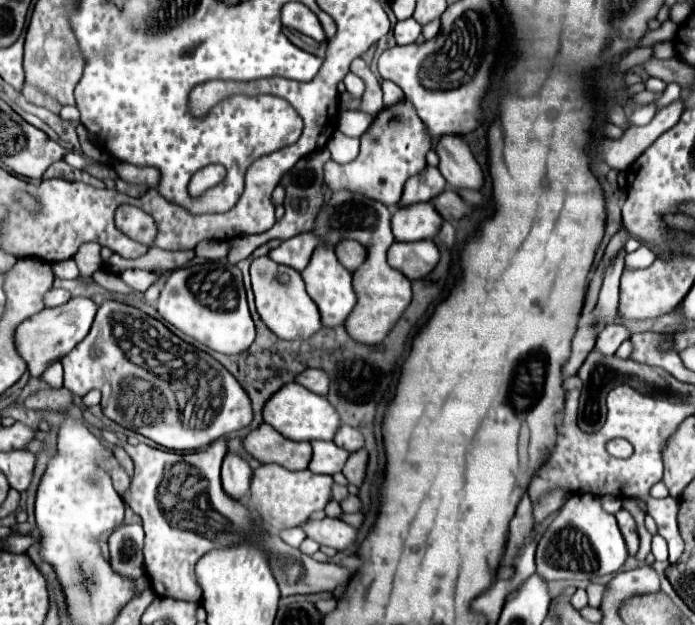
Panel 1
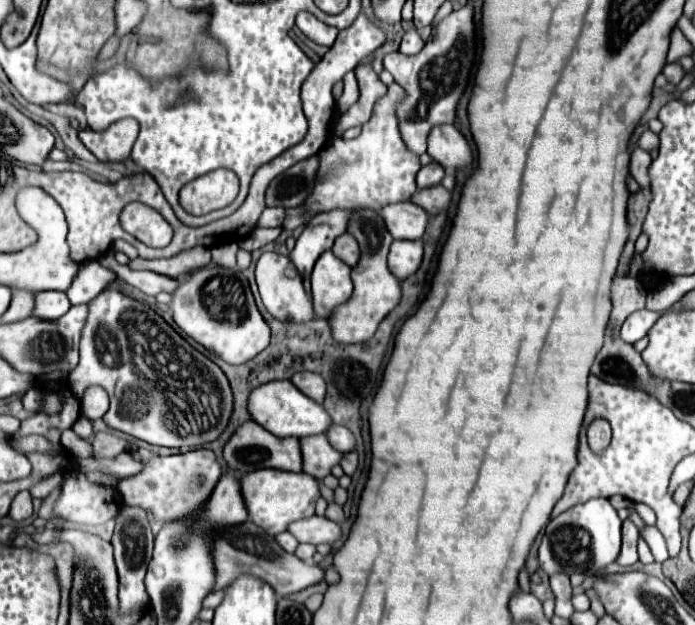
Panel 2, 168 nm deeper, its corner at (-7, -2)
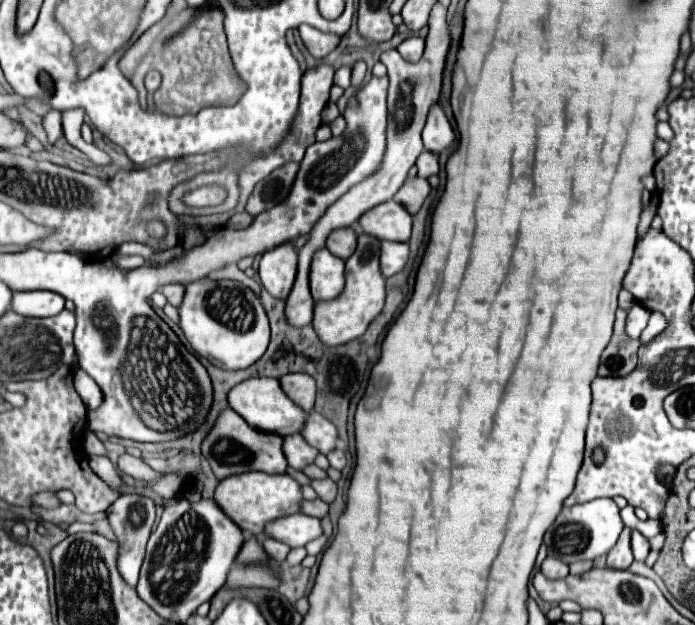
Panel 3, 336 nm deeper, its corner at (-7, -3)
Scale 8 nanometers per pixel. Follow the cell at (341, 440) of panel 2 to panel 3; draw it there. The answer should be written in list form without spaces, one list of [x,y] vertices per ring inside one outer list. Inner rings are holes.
[[[311,412],[307,422],[305,422],[305,428],[303,428],[303,438],[315,446],[321,454],[327,454],[335,448],[335,442],[339,438],[337,434],[337,428],[331,420],[327,420],[325,416],[317,414],[317,412]]]

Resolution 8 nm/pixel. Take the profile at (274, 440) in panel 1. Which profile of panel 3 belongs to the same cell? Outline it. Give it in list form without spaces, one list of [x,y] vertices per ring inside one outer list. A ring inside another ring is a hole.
[[[225,410],[219,414],[217,424],[213,430],[207,434],[207,438],[201,444],[201,454],[205,460],[211,464],[215,476],[219,480],[251,470],[261,470],[269,474],[279,474],[287,472],[287,458],[283,456],[283,438],[277,434],[265,434],[255,428],[251,428],[241,416],[233,410]]]

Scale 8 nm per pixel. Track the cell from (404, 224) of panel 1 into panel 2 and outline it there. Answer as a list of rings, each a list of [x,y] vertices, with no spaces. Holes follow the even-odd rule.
[[[409,201],[383,207],[379,215],[393,239],[421,239],[427,227],[427,213]]]

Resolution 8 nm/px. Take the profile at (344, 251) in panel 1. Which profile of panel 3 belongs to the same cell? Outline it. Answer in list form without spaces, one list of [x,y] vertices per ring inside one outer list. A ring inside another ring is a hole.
[[[351,228],[333,230],[331,236],[327,238],[325,248],[327,248],[331,254],[339,256],[341,260],[347,260],[347,258],[355,252],[355,248],[357,248],[357,236],[355,236],[355,232],[353,232]]]

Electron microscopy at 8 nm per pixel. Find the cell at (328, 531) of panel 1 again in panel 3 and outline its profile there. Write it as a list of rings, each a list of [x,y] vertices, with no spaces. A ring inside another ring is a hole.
[[[293,514],[281,520],[269,522],[265,528],[265,534],[275,540],[283,540],[291,548],[299,548],[319,538],[323,534],[323,526],[319,518],[313,518],[307,514]]]

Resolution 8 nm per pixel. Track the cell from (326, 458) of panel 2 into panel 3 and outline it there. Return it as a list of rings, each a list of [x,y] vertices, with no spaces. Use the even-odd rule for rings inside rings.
[[[301,434],[287,436],[283,444],[283,452],[287,456],[289,466],[295,470],[303,470],[305,466],[313,464],[315,458],[319,456],[319,450],[311,448],[311,444],[307,444],[307,440],[303,440]]]

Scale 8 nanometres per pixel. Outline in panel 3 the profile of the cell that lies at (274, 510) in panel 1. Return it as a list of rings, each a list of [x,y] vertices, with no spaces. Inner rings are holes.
[[[245,472],[237,476],[229,476],[219,482],[215,490],[215,500],[223,508],[235,524],[249,536],[263,536],[269,520],[277,520],[283,516],[291,516],[299,512],[299,504],[303,502],[301,484],[289,474],[267,474],[267,472]]]

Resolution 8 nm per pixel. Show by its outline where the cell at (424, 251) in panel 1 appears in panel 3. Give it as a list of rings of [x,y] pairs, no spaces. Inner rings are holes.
[[[381,242],[381,272],[383,276],[399,274],[409,260],[409,244],[407,242]]]

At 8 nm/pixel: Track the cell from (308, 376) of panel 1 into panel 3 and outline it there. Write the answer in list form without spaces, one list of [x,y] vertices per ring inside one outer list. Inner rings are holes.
[[[285,374],[283,378],[279,378],[281,388],[285,390],[285,394],[299,404],[303,410],[311,412],[313,404],[315,404],[315,394],[317,394],[317,384],[315,378],[311,378],[309,374]]]

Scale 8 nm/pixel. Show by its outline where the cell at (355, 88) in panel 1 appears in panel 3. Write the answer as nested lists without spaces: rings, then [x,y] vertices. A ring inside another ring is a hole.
[[[341,66],[337,72],[335,72],[335,84],[341,86],[343,90],[349,88],[349,80],[351,80],[351,68],[349,66]]]

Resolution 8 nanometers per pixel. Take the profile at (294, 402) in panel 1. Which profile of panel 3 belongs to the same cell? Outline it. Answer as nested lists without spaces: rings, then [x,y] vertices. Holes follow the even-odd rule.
[[[249,378],[237,384],[229,392],[229,404],[231,408],[253,428],[263,430],[263,432],[273,432],[279,436],[291,436],[299,434],[307,422],[307,412],[293,404],[289,396],[285,396],[279,380],[275,378]]]

